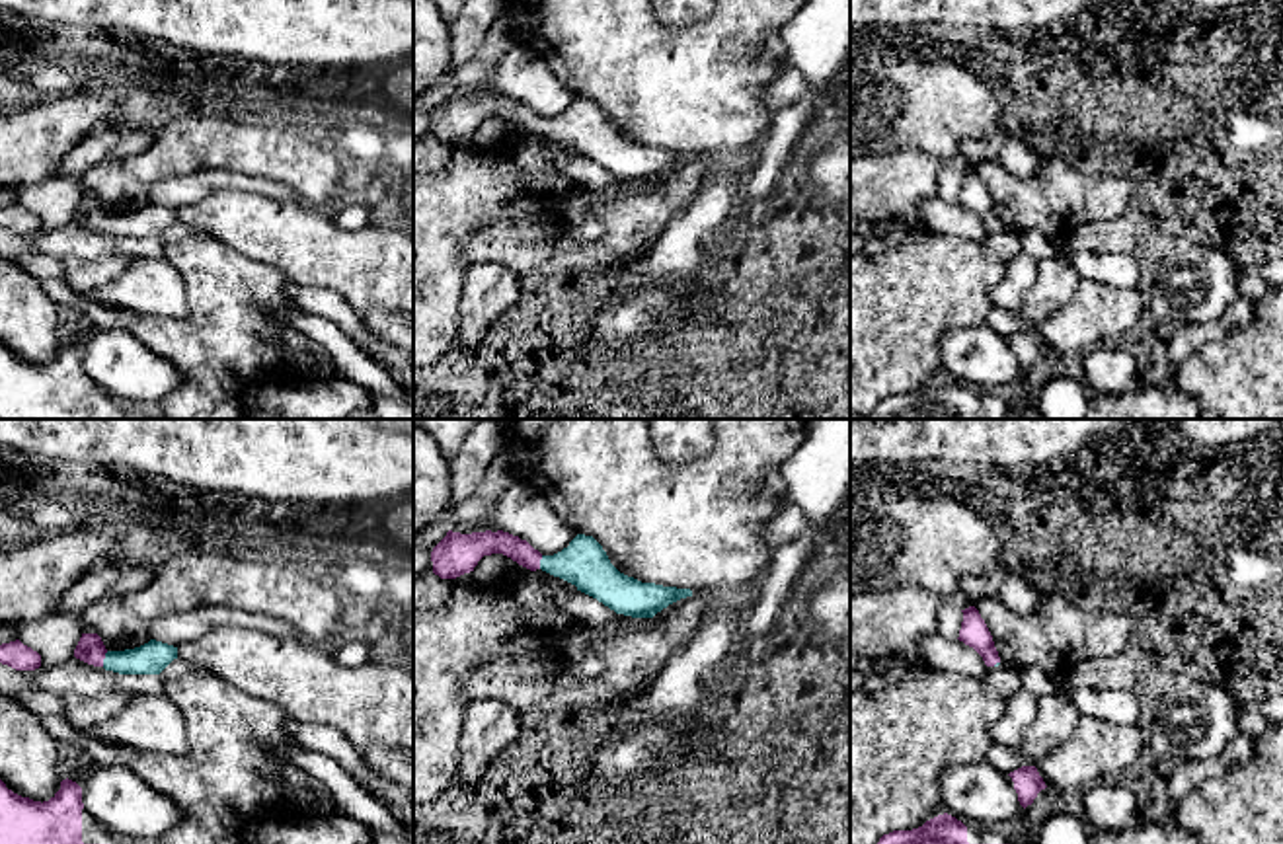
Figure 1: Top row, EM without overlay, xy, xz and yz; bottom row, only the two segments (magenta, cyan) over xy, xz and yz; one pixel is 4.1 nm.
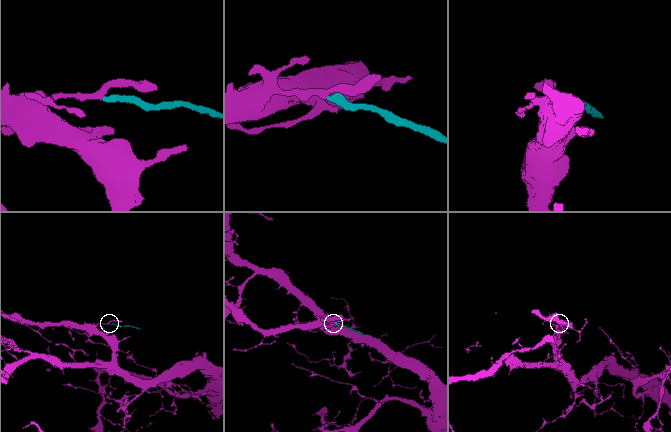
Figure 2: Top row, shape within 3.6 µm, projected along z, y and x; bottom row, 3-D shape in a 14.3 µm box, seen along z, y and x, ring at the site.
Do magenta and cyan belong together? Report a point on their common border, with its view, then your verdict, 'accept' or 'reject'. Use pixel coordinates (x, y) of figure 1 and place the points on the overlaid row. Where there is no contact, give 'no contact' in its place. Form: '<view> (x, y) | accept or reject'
xy (104, 657) | accept

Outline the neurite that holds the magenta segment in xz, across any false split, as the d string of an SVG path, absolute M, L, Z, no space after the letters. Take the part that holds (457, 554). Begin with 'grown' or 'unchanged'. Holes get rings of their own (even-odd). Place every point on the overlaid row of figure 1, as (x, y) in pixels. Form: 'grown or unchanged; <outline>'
grown; M448 530L431 552L433 573L441 579L456 579L474 571L478 561L491 554L503 554L530 571L542 569L560 577L616 614L632 618L653 618L669 604L692 596L690 589L642 583L620 573L603 546L585 534L577 534L562 552L542 556L526 540L503 530L472 534Z

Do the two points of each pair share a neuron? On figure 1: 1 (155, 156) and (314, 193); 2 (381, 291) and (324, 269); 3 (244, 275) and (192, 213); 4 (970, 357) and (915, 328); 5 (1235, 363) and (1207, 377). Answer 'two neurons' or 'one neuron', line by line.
1: one neuron
2: one neuron
3: two neurons
4: two neurons
5: one neuron

